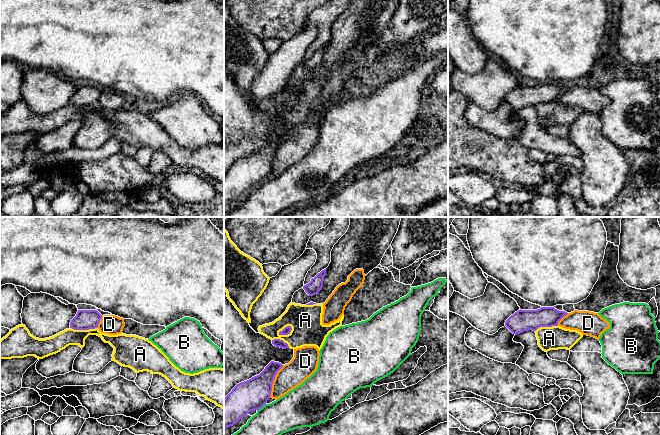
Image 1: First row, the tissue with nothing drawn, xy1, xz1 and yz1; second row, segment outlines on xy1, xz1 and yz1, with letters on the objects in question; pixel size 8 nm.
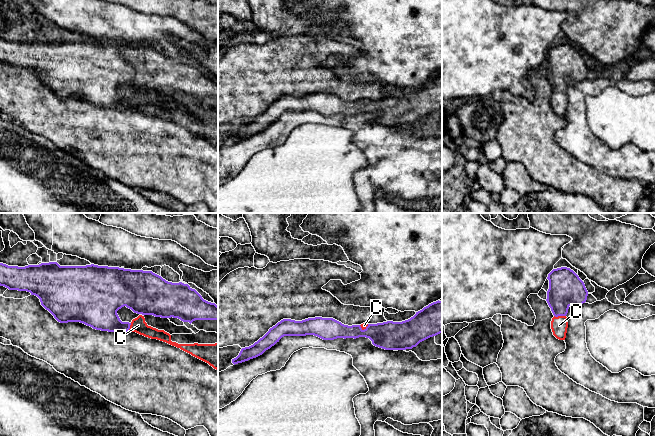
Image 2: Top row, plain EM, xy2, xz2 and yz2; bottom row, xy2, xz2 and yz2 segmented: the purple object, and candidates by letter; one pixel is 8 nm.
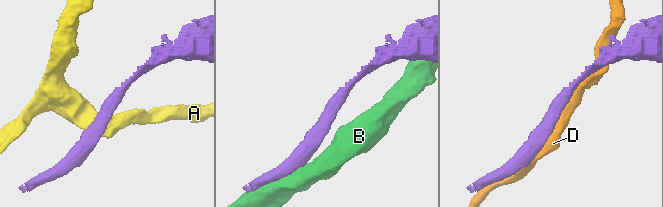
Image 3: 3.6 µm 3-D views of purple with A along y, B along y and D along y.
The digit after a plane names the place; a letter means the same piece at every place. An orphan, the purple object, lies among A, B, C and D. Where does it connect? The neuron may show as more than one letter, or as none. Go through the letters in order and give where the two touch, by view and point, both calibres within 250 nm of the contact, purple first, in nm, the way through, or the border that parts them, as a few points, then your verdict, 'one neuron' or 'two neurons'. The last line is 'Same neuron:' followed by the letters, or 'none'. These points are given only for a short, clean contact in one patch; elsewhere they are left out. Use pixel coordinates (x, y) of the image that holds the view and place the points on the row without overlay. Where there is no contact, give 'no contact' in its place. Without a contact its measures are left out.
A: meets purple in xz1 at (285, 103); 60 nm thick on the purple side, 260 nm on the other; two neurons
B: meets purple in xz1 at (261, 183); 240 nm thick on the purple side, 280 nm on the other; two neurons
C: meets purple in yz2 at (560, 91); 280 nm thick on the purple side, 140 nm on the other; runs through yz2 (566, 65), (560, 71), (560, 91), (559, 101); one neuron
D: meets purple in xz1 at (273, 156); 240 nm thick on the purple side, 200 nm on the other; two neurons
Same neuron: C

